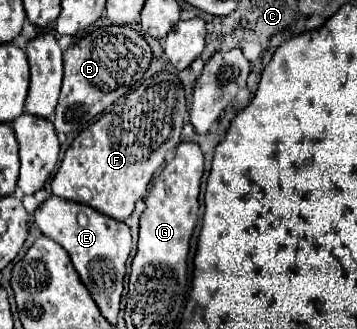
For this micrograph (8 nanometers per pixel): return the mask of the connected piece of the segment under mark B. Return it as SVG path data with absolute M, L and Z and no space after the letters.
M101 27L63 51L65 77L53 115L57 133L79 133L87 129L119 97L133 93L151 63L151 49L141 33L131 27Z

